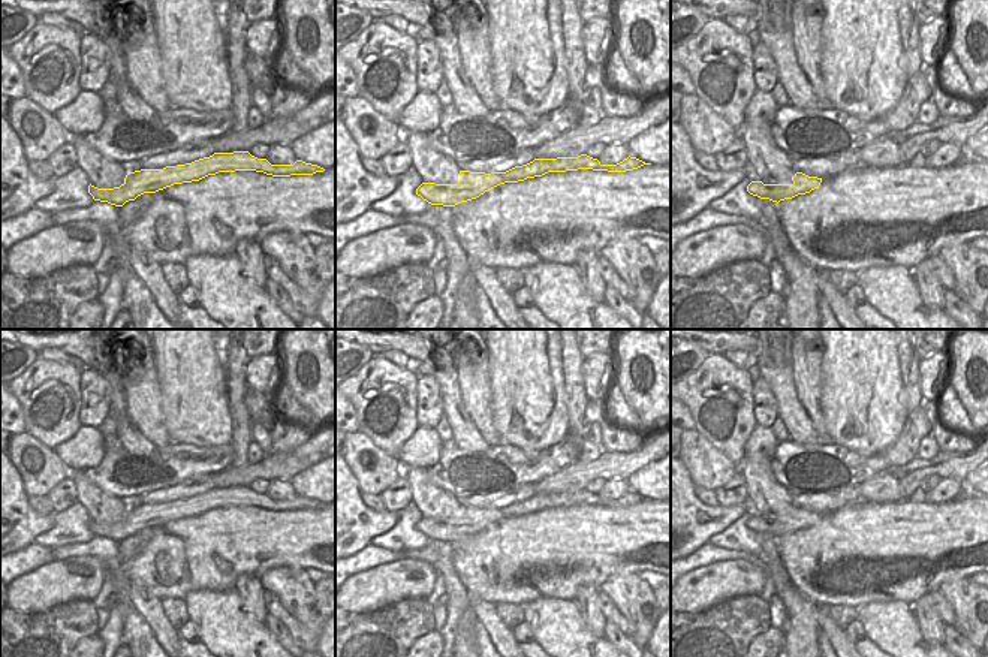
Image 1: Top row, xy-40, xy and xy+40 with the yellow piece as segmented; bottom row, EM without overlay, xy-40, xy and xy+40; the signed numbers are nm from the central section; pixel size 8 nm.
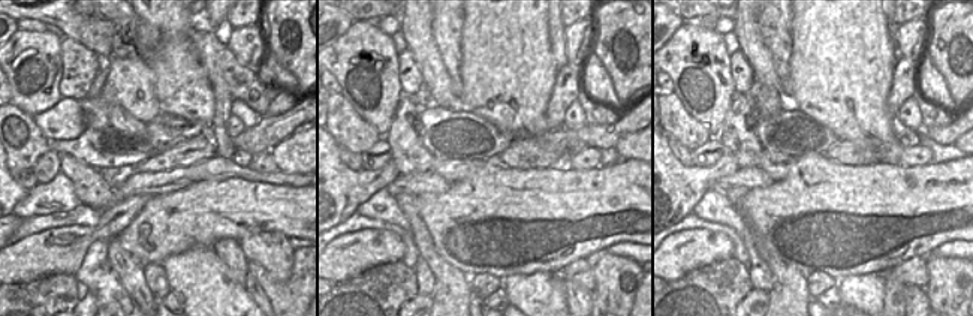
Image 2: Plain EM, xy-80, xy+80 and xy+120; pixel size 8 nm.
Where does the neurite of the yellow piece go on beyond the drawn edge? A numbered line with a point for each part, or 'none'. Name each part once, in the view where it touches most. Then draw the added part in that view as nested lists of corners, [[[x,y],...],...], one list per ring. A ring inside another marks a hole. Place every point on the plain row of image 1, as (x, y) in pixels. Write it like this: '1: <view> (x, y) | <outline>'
1: xy+40 (786, 514) | [[[790,506],[778,513],[753,513],[753,516],[762,516],[763,519],[793,519],[792,513],[795,509],[795,506]]]

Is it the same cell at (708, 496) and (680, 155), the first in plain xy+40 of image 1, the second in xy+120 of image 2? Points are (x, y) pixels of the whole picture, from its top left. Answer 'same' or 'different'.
same

